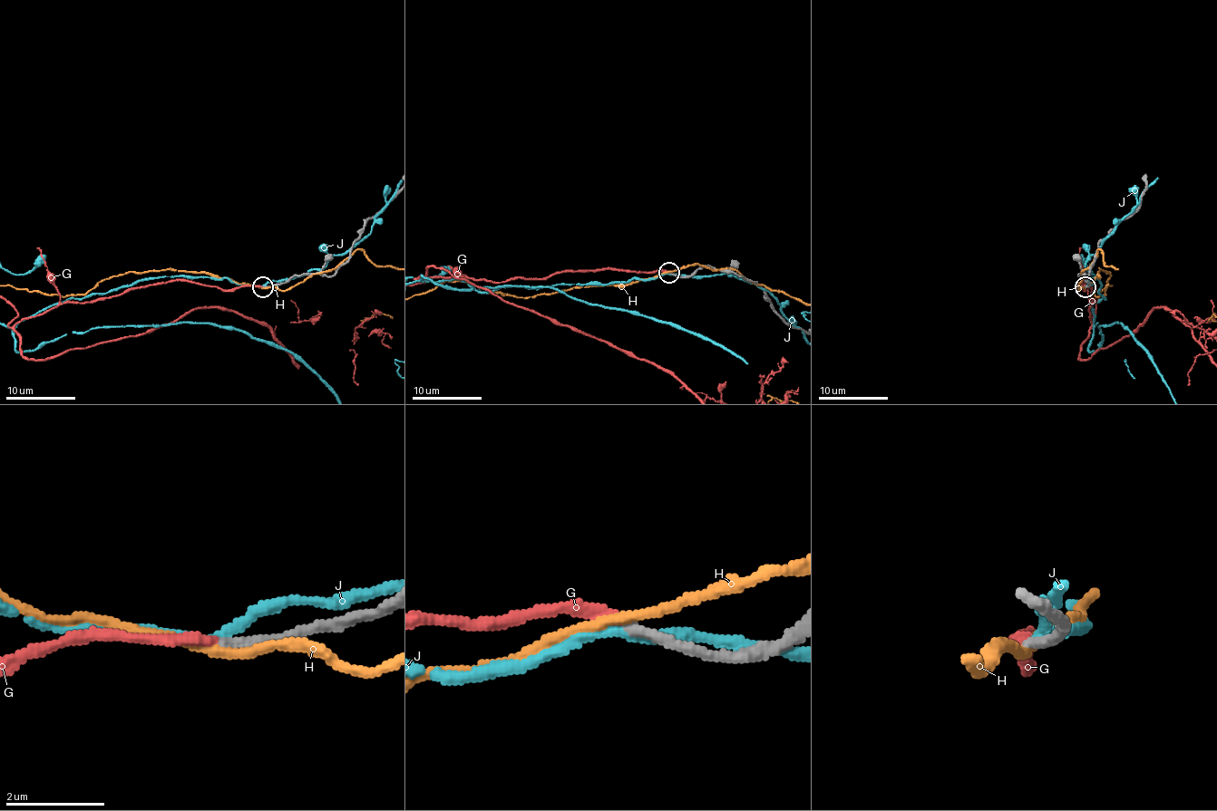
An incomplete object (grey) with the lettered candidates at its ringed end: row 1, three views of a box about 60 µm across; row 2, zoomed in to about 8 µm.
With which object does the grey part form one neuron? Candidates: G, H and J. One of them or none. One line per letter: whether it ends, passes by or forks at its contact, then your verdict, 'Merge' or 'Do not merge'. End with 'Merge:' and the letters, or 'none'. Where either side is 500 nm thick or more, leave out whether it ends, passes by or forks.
G: It ends there. Merge
H: It passes by. Do not merge
J: It passes by. Do not merge
Merge: G

